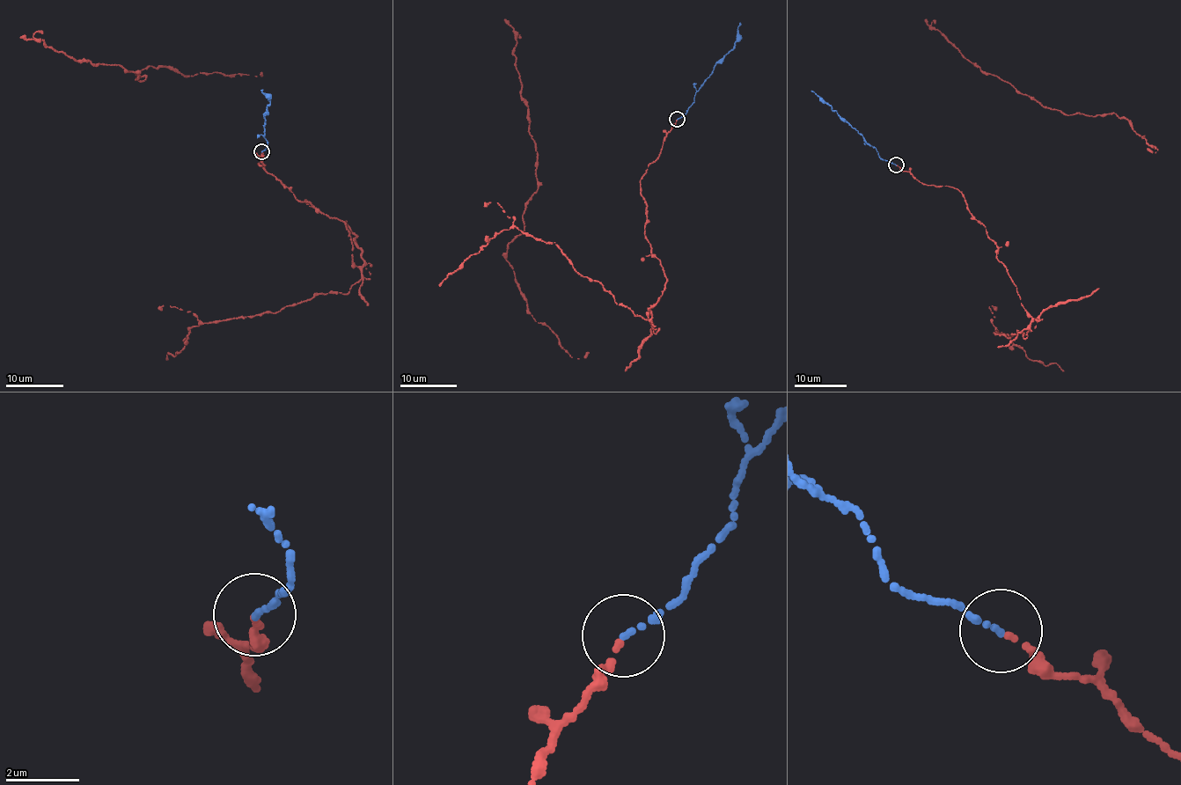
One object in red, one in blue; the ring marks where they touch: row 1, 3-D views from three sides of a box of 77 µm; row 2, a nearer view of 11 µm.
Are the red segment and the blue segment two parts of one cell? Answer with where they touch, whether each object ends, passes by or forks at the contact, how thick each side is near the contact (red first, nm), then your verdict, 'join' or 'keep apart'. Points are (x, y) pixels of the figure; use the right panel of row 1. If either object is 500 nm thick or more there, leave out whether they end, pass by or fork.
at (896, 165); red ends there; blue ends there; 170 nm thick on the red side, 140 nm on the other; join

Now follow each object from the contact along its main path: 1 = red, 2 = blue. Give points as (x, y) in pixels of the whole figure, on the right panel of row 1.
1: (896, 165), (923, 184), (957, 189), (1032, 319), (1025, 338), (994, 333), (1064, 371)
2: (896, 165), (879, 157), (861, 134), (811, 91)

